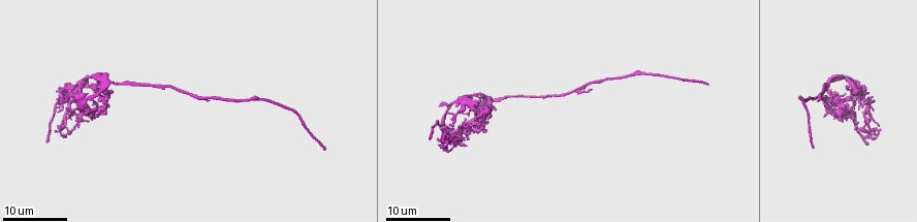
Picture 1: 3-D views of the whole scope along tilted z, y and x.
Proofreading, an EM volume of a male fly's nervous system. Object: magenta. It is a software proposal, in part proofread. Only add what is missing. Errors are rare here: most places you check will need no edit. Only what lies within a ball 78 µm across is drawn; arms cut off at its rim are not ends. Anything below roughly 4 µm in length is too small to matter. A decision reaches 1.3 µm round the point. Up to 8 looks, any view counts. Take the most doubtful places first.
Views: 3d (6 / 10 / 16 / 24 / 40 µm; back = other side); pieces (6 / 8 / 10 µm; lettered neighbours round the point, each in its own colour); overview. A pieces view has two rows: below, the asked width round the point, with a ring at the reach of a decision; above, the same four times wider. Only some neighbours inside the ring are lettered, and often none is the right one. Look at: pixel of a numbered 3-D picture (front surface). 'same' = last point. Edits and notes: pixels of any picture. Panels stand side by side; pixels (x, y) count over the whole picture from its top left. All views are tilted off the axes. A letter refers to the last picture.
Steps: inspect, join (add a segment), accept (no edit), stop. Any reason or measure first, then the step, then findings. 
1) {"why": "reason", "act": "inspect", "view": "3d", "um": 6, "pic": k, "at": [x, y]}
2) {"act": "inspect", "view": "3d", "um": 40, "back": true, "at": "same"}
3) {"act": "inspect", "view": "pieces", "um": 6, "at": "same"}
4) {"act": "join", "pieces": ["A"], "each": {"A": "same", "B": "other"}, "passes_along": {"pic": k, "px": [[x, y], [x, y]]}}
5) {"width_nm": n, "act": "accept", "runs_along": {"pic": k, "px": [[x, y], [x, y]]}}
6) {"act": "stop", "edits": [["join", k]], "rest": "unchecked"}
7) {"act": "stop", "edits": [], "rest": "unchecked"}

{"why": "an open end", "act": "inspect", "view": "3d", "um": 24, "pic": 1, "at": [874, 99]}

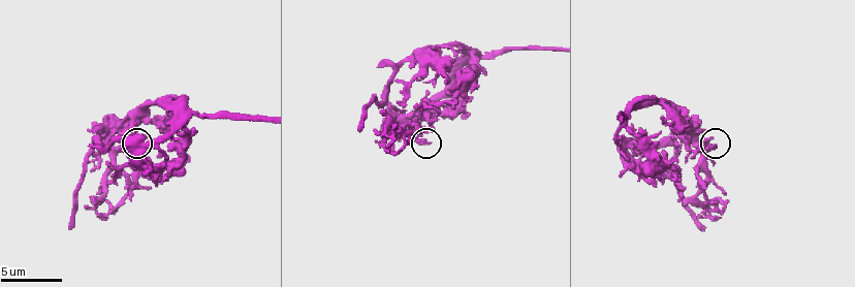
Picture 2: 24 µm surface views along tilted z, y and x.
{"act": "inspect", "view": "pieces", "um": 10, "pic": 2, "at": [430, 141]}

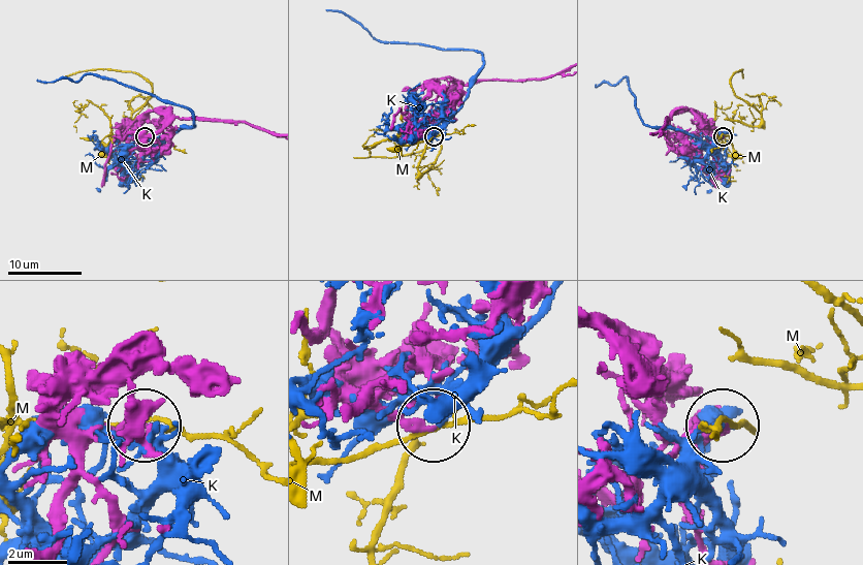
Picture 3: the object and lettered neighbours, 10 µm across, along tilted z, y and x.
{"width_nm": 190, "act": "accept", "each": {"K": "other", "M": "other"}, "found": "no lettered segment goes on from it"}

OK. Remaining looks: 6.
{"why": "branch stops here", "act": "inspect", "view": "3d", "um": 16, "pic": 1, "at": [591, 89]}

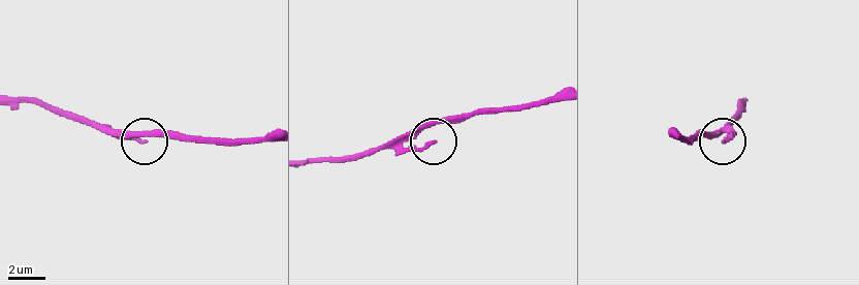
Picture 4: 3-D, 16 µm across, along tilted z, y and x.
{"act": "inspect", "view": "pieces", "um": 8, "pic": 4, "at": [435, 140]}

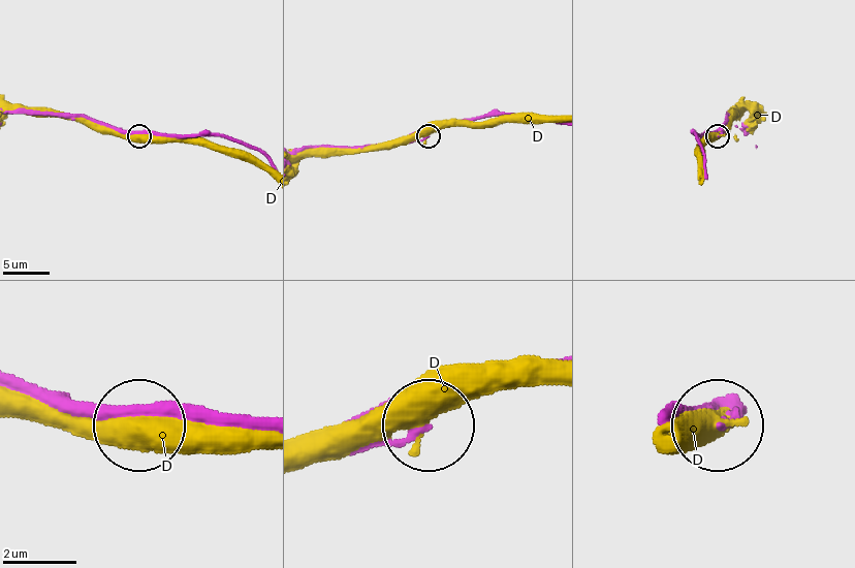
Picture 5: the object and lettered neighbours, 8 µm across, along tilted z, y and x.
{"act": "accept", "each": {"D": "other"}, "runs_along": {"pic": 5, "px": [[375, 145], [426, 136]]}, "found": "none of them fits"}

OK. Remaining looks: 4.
{"act": "inspect", "view": "pieces", "um": 6, "pic": 2, "at": [402, 105]}

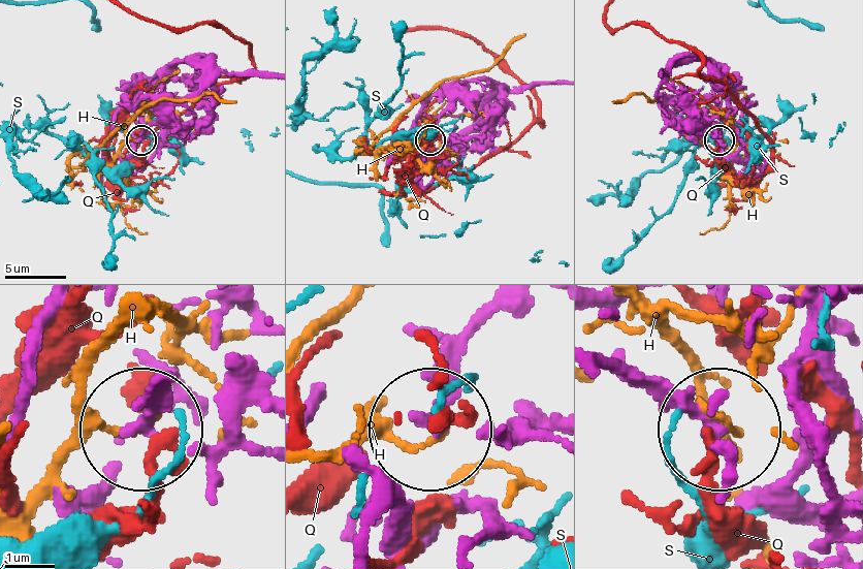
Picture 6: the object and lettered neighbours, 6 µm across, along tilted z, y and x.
{"width_nm": 260, "act": "accept", "each": {"H": "other", "Q": "other", "S": "other"}, "runs_along": {"pic": 6, "px": [[602, 359], [664, 380], [708, 422]]}, "found": "no lettered segment goes on from it"}

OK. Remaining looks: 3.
{"why": "branch stops here", "act": "inspect", "view": "3d", "um": 10, "pic": 2, "at": [89, 146]}

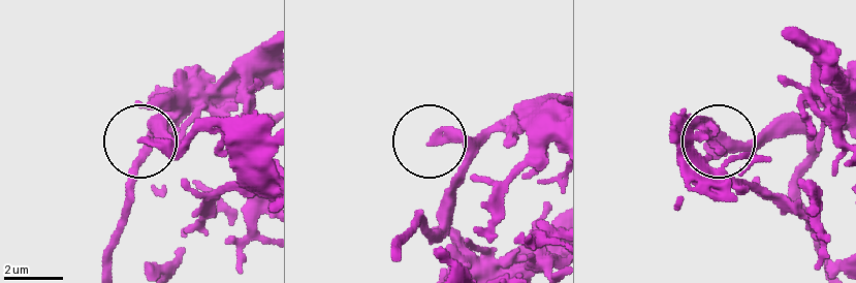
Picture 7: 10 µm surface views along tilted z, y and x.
{"act": "inspect", "view": "pieces", "um": 10, "pic": 7, "at": [432, 140]}

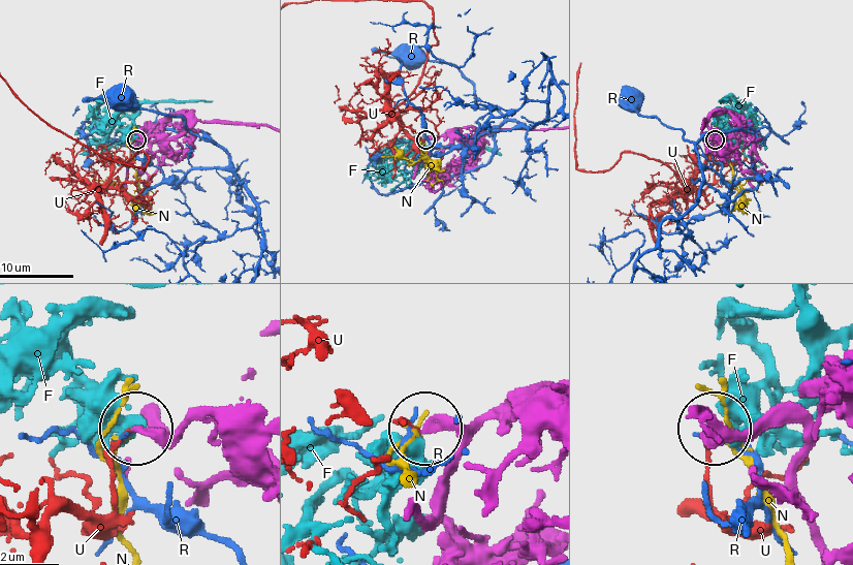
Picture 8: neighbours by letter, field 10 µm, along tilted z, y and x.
{"width_nm": 210, "act": "accept", "each": {"F": "other", "N": "other", "R": "other", "U": "other"}, "runs_along": {"pic": 8, "px": [[245, 125], [195, 121], [172, 136], [136, 138]]}, "found": "none of them fits"}

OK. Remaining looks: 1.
{"act": "stop", "edits": [], "rest": "unchecked"}

